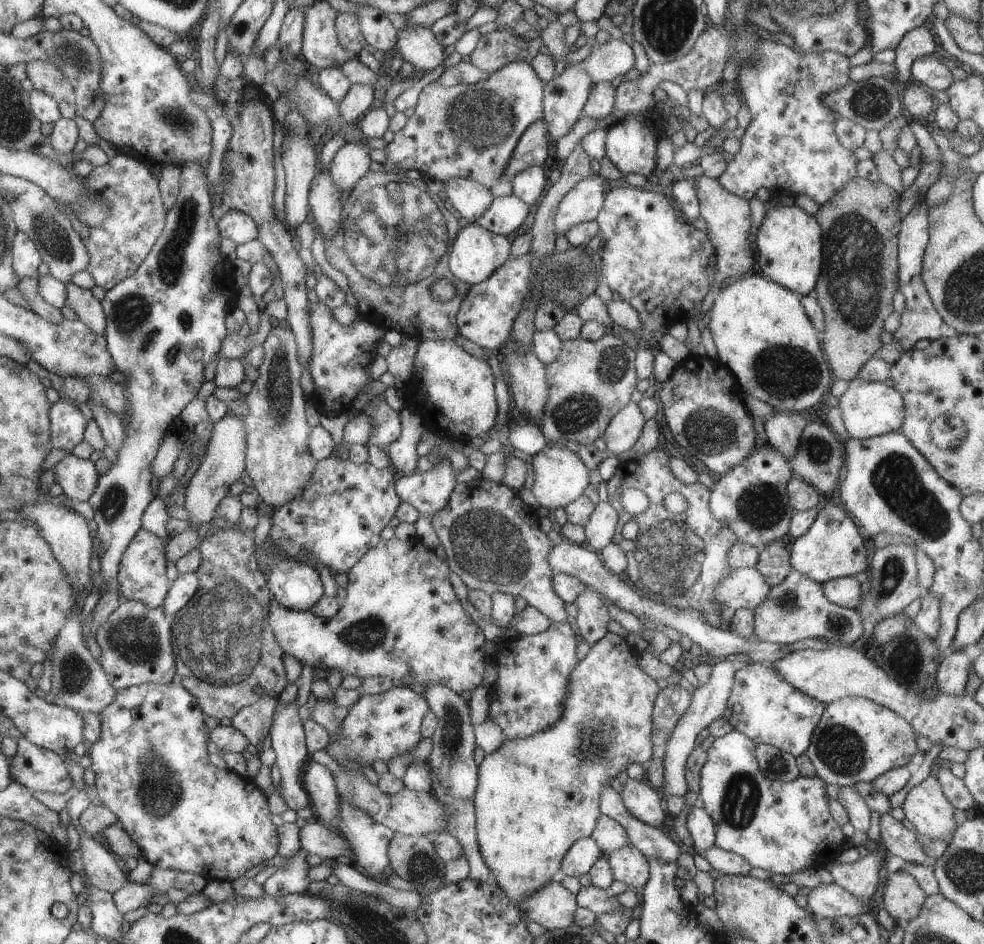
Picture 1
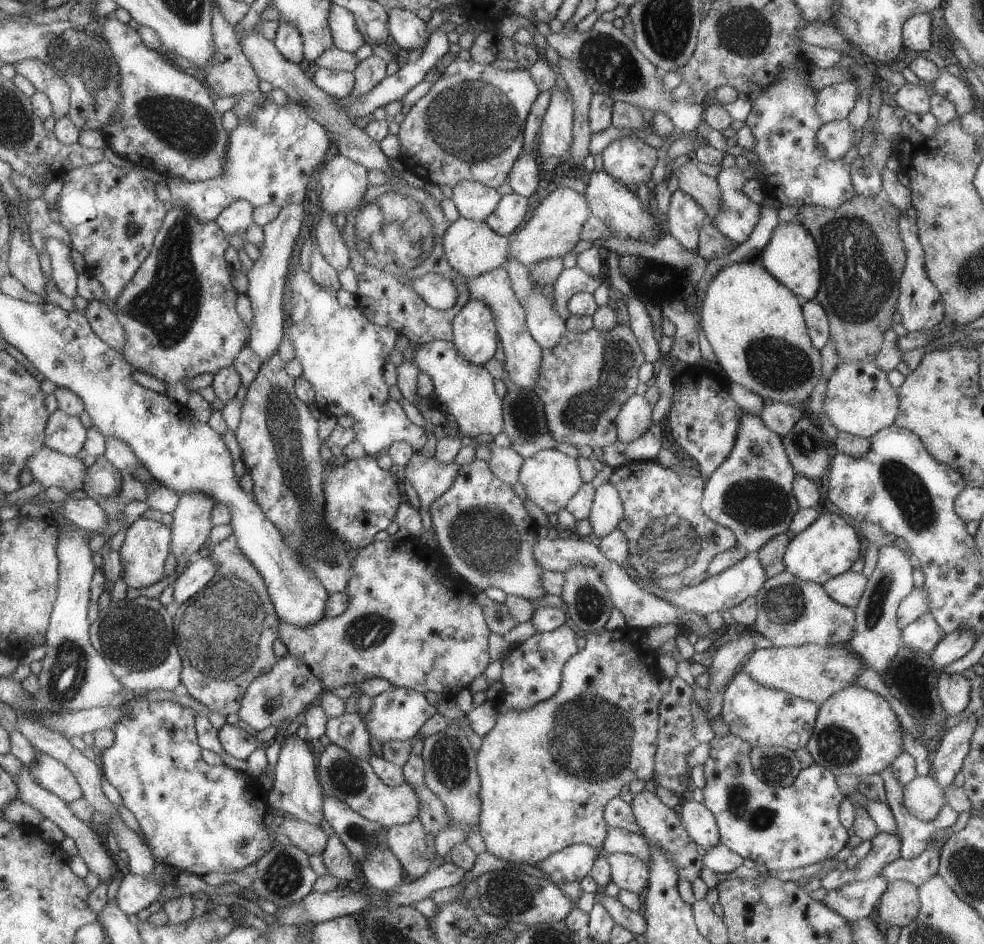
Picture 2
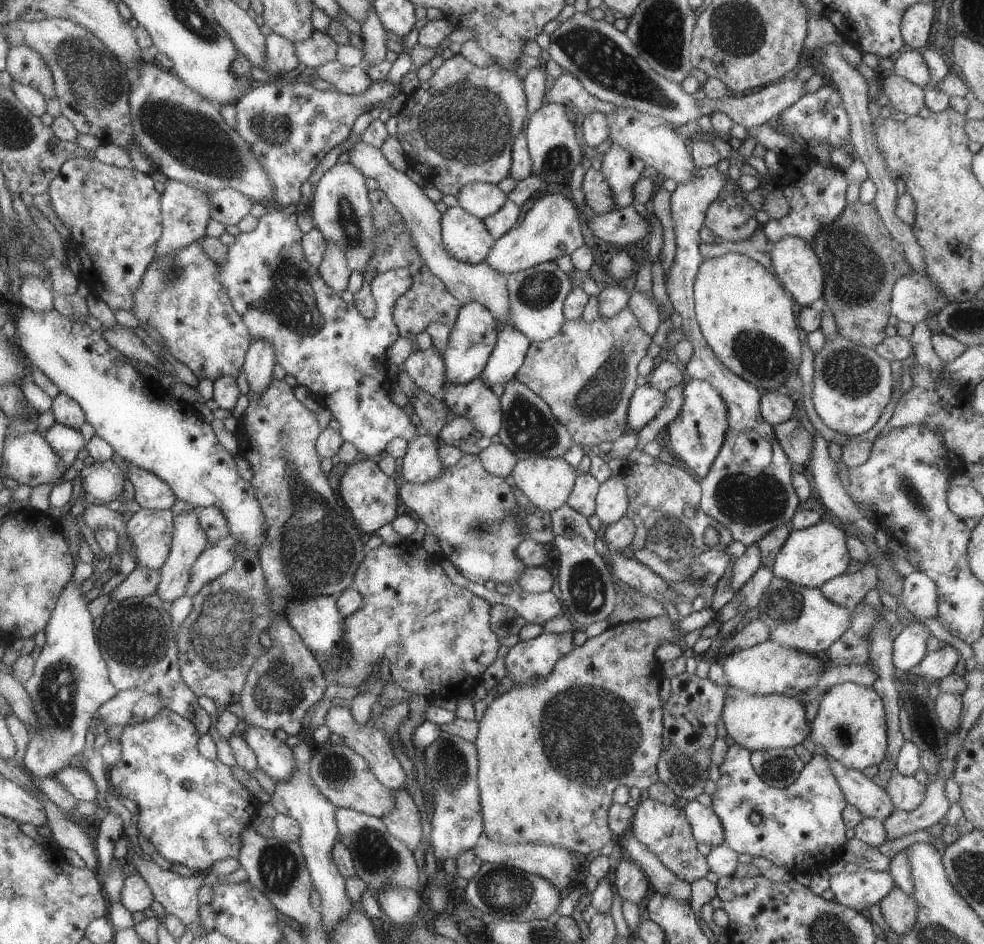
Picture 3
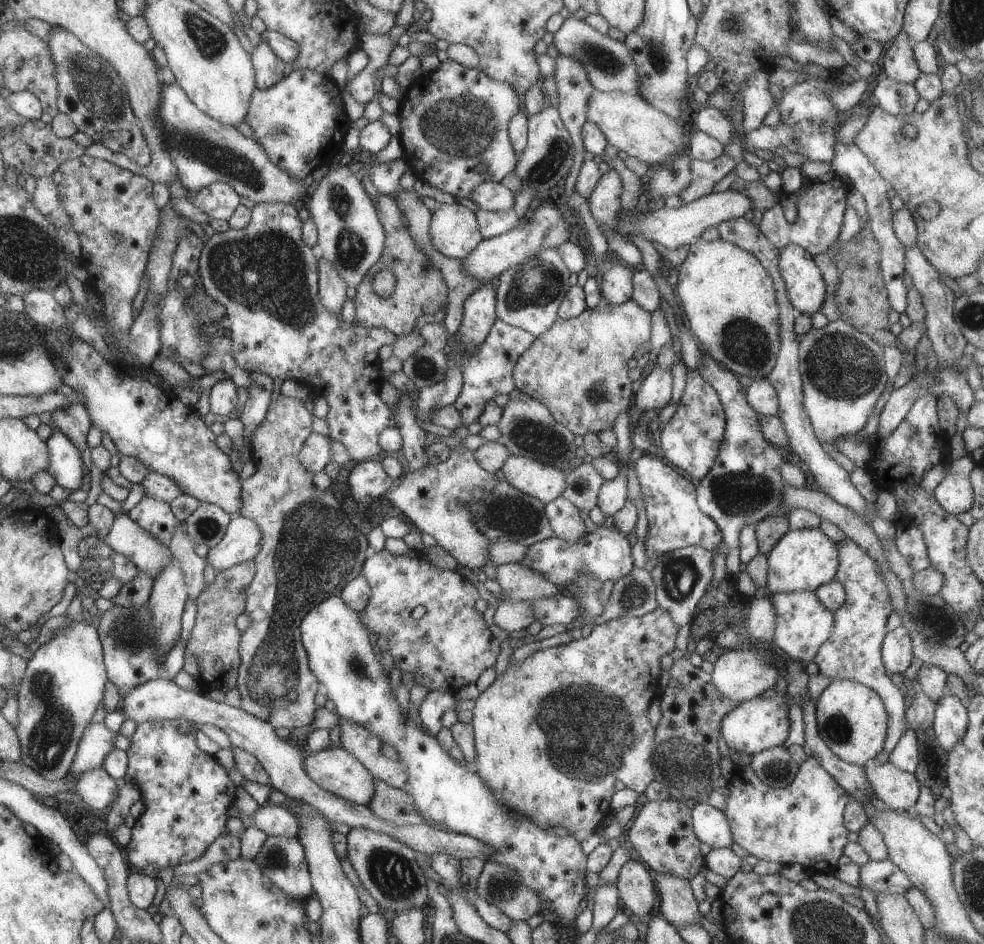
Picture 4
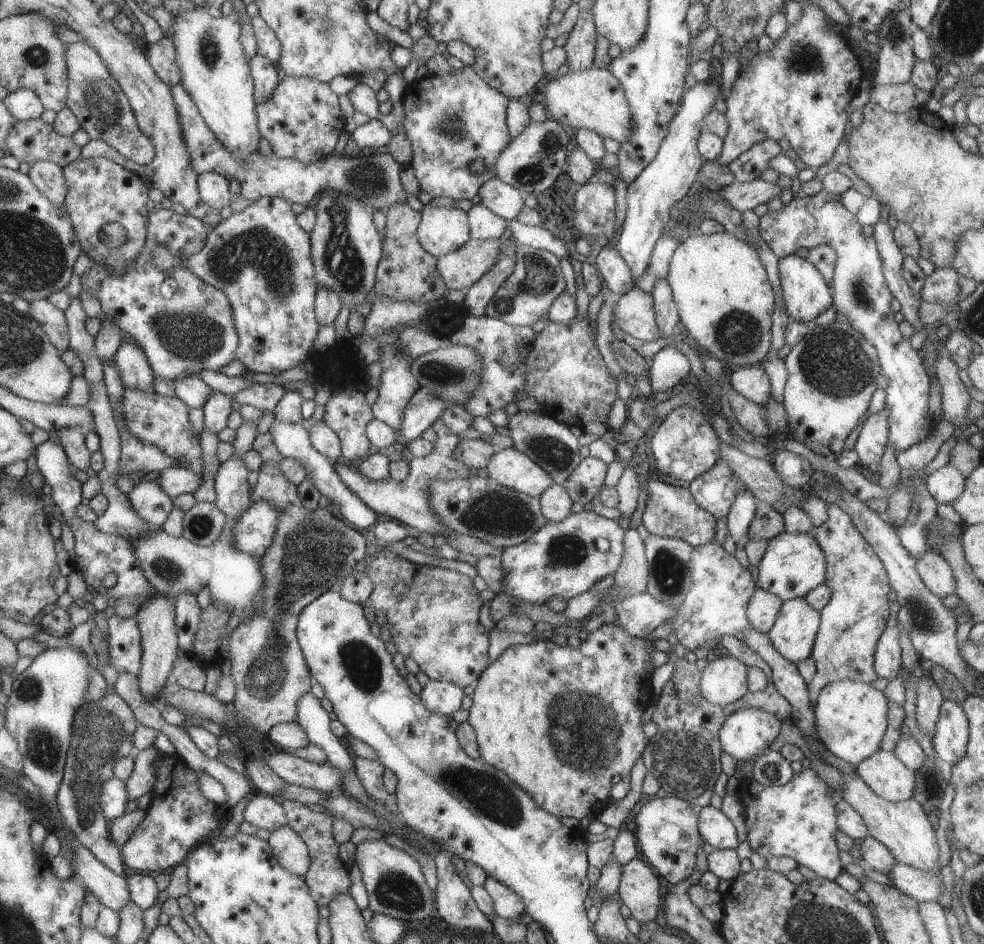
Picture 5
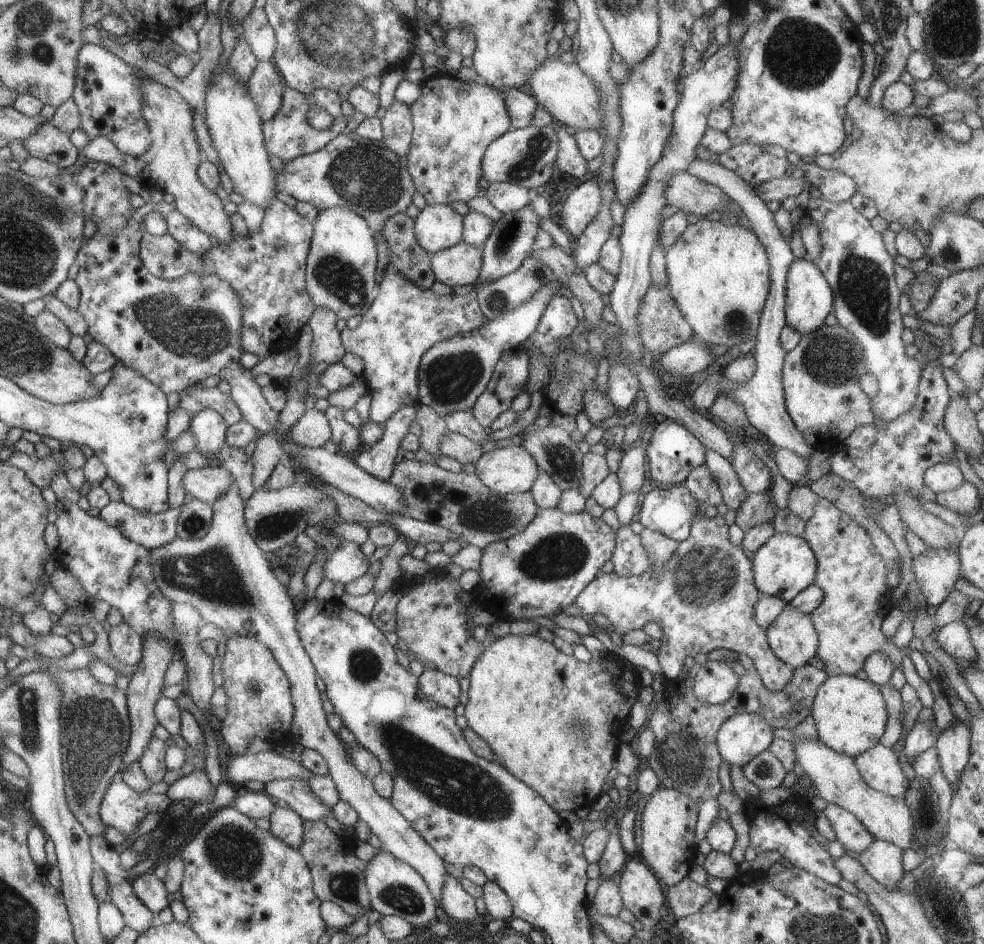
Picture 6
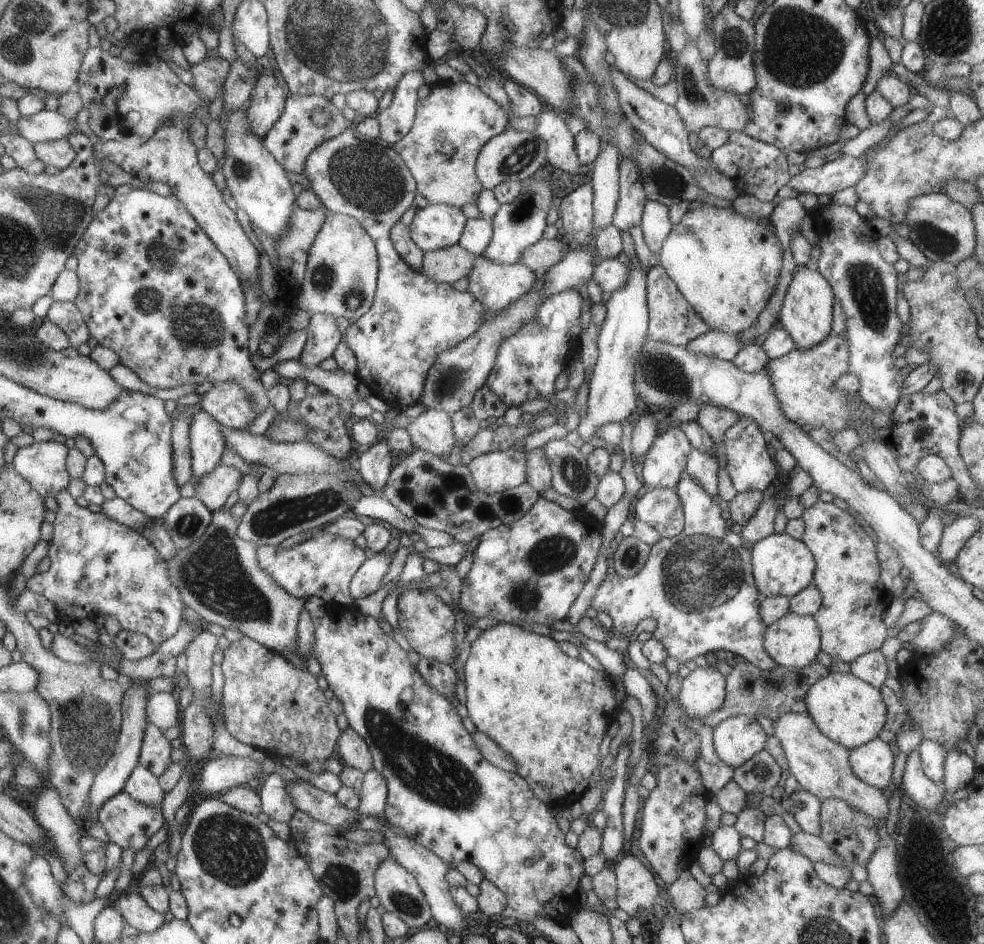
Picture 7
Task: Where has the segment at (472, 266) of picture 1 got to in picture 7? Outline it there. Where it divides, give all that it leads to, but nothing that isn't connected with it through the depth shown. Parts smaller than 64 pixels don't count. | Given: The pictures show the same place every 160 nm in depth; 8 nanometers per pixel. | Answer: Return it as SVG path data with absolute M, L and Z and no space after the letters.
M436 203L417 209L409 225L412 242L423 252L455 245L466 219L460 208Z

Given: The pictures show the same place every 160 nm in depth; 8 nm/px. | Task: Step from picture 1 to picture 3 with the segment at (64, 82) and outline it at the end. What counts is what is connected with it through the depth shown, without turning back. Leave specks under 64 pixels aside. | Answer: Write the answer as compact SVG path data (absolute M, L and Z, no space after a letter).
M24 45L9 47L4 70L10 74L13 81L32 86L45 97L46 113L49 116L54 119L61 115L49 67L40 54Z

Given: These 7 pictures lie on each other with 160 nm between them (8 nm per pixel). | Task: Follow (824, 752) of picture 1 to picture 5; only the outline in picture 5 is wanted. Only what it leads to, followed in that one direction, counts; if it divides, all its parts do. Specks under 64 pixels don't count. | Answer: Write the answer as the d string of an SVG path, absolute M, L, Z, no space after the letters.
M849 679L833 681L820 688L813 704L816 736L822 746L841 761L856 765L875 751L887 728L888 699L869 683Z

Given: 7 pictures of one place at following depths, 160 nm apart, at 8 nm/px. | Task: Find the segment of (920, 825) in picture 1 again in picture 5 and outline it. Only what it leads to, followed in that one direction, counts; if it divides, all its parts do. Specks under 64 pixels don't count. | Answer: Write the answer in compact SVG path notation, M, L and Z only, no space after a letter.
M875 751L855 765L856 774L883 800L898 803L914 794L914 772L891 751Z

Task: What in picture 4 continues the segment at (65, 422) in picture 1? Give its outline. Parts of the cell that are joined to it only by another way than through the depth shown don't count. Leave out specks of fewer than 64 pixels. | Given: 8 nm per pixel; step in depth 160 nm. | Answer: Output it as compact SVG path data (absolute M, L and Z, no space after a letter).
M57 428L52 430L45 442L49 457L47 472L57 485L69 492L78 489L82 461L77 447Z

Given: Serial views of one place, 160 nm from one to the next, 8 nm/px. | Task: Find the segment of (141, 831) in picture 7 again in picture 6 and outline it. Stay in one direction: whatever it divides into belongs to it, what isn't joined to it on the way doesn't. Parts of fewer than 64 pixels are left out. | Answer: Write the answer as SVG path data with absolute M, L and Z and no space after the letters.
M120 779L109 784L98 813L104 825L116 828L127 838L147 813L163 814L169 804L166 793L139 794Z

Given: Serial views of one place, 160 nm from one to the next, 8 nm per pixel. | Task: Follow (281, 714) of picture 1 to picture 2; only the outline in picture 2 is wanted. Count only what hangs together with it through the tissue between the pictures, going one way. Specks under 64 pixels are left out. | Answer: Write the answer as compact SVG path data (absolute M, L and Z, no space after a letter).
M295 734L284 735L279 743L280 748L273 767L274 781L270 791L266 793L266 804L271 810L283 810L285 816L321 826L323 792L316 775L316 755L309 750L307 742Z

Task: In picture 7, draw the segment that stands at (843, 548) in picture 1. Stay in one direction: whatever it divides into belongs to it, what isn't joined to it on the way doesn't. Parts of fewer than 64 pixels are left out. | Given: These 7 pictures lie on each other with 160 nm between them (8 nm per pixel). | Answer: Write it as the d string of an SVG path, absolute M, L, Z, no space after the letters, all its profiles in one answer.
M785 532L771 534L753 544L750 550L752 576L762 598L782 595L791 597L812 583L815 560L807 546Z

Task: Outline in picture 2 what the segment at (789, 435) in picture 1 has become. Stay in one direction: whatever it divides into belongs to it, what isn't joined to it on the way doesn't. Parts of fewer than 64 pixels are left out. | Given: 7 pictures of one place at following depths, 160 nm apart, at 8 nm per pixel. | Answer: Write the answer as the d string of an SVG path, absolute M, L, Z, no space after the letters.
M766 402L759 417L772 433L783 438L805 415L804 412L785 403Z

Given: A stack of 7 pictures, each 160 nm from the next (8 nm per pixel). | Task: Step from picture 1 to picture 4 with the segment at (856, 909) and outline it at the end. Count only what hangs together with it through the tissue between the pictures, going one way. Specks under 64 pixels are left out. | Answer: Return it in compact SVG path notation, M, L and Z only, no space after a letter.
M888 858L884 861L869 861L867 864L860 866L858 878L859 888L867 888L875 896L877 893L883 895L904 894L904 890L912 885L902 870L899 870Z

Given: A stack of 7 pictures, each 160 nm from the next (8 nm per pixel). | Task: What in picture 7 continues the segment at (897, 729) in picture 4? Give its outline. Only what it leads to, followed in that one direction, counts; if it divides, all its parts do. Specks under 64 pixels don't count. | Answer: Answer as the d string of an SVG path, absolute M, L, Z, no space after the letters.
M819 499L806 505L800 518L804 523L801 541L811 552L816 565L812 584L822 595L821 607L812 615L819 628L820 650L828 654L835 663L851 663L867 652L879 650L889 636L881 616L890 604L892 595L881 584L874 537L852 512L843 511L832 503L821 502Z

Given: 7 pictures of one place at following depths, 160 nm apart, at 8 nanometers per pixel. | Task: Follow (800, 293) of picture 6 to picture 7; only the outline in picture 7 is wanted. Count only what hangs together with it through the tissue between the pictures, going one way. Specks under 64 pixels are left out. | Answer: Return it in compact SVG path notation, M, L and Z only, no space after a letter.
M797 266L778 314L778 322L791 336L796 348L807 350L823 342L836 329L832 323L833 298L827 280L815 268Z

